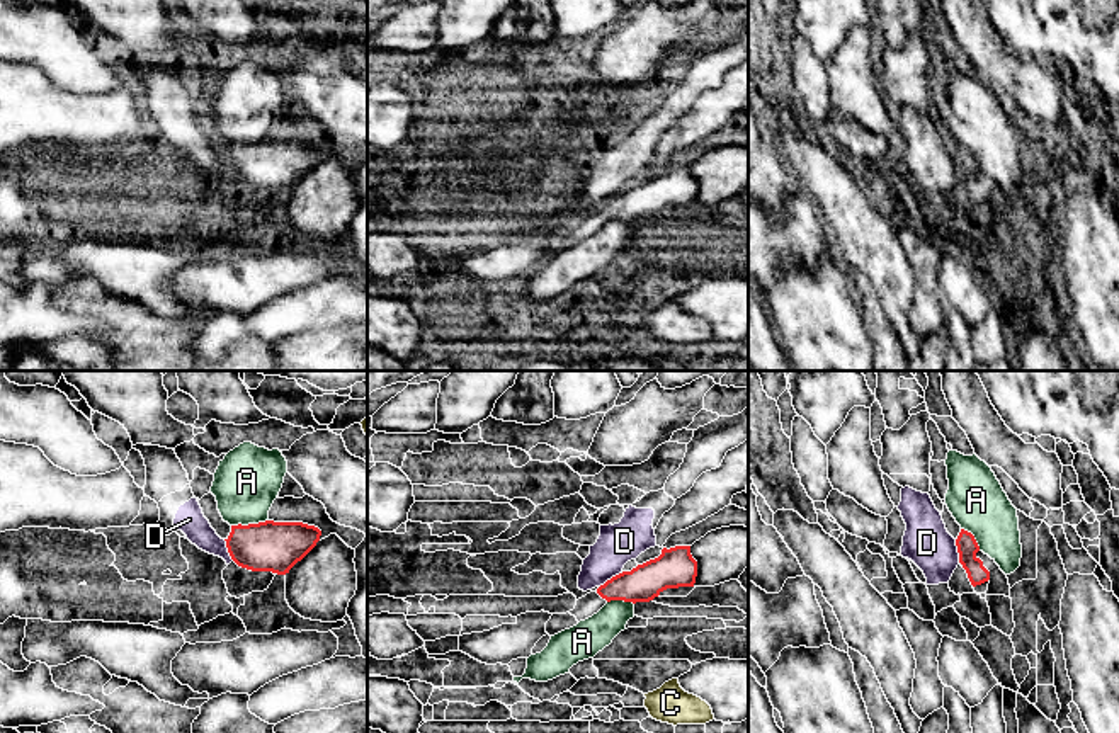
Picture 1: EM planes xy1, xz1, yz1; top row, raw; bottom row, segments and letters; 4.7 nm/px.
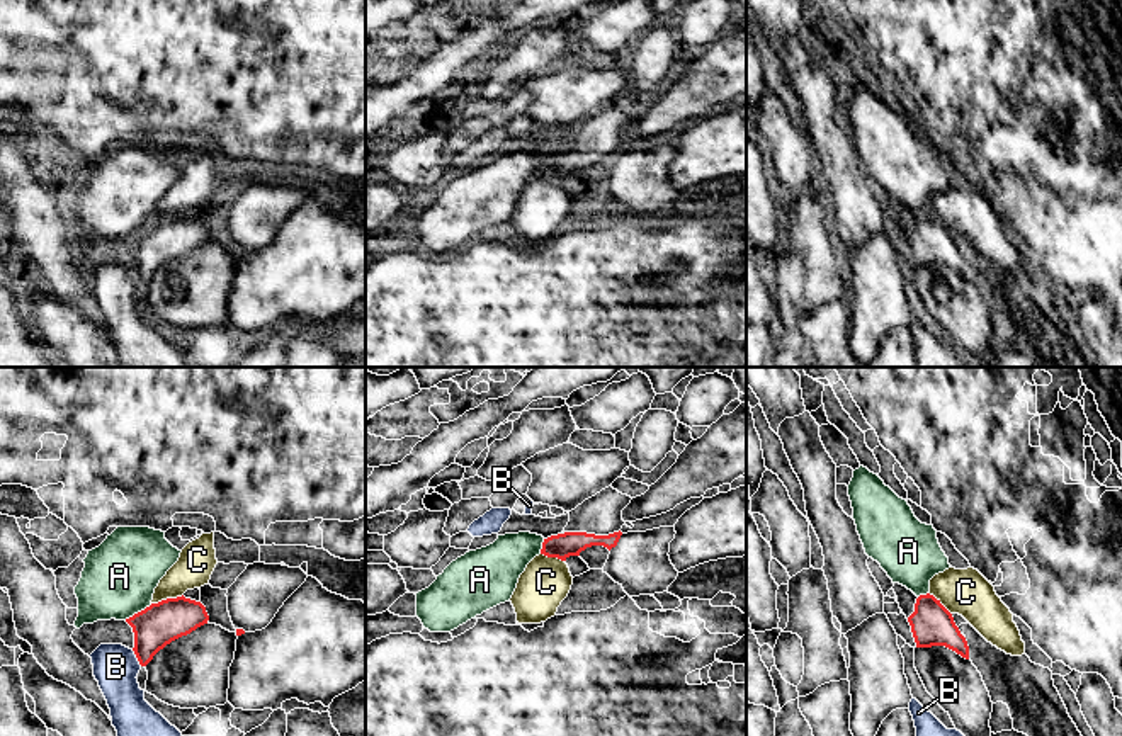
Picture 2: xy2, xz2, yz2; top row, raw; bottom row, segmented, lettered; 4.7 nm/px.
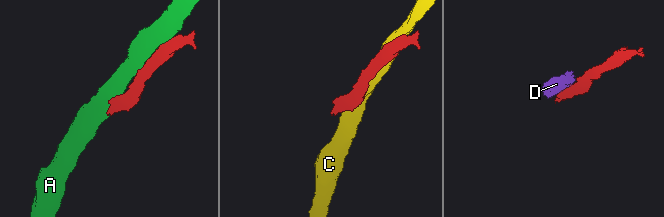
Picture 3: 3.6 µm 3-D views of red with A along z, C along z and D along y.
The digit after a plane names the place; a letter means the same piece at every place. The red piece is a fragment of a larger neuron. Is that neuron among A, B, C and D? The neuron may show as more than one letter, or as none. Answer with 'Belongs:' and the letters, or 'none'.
Belongs: none

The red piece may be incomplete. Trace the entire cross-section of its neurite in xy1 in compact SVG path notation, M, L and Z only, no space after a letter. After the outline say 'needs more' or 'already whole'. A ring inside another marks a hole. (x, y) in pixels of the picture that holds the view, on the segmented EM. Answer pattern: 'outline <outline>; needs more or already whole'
outline M265 520L231 526L224 541L238 566L286 575L316 546L320 536L318 527L303 522Z; already whole

